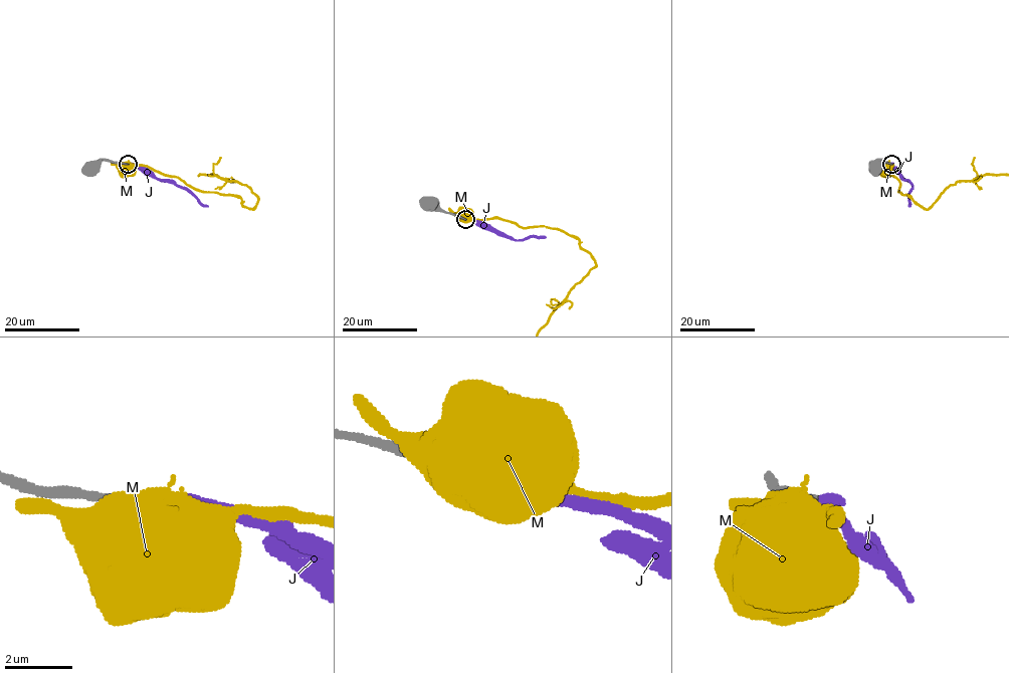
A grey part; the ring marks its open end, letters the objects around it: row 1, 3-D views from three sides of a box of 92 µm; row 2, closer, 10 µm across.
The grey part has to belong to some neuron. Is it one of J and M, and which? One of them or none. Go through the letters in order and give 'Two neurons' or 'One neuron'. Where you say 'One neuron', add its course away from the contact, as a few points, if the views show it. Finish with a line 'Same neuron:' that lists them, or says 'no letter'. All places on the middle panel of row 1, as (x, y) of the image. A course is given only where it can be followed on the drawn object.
J: Two neurons
M: Two neurons
Same neuron: no letter

